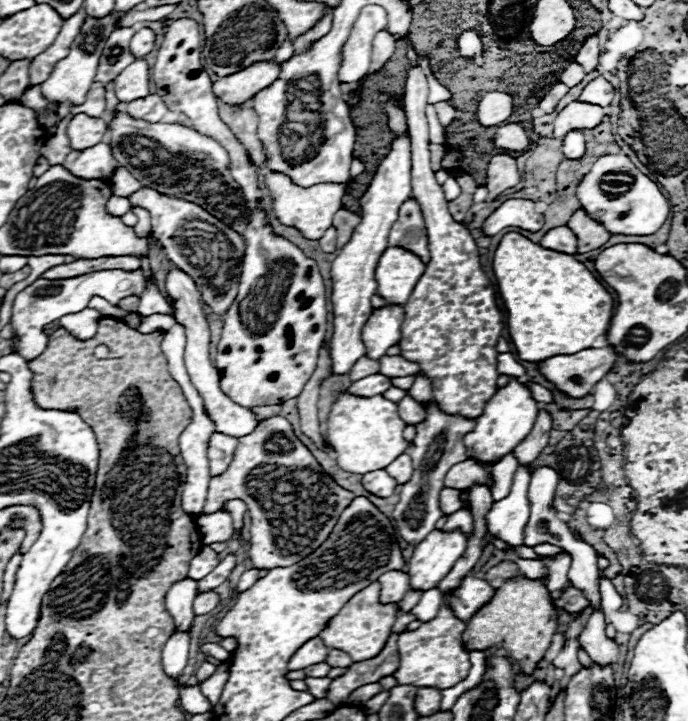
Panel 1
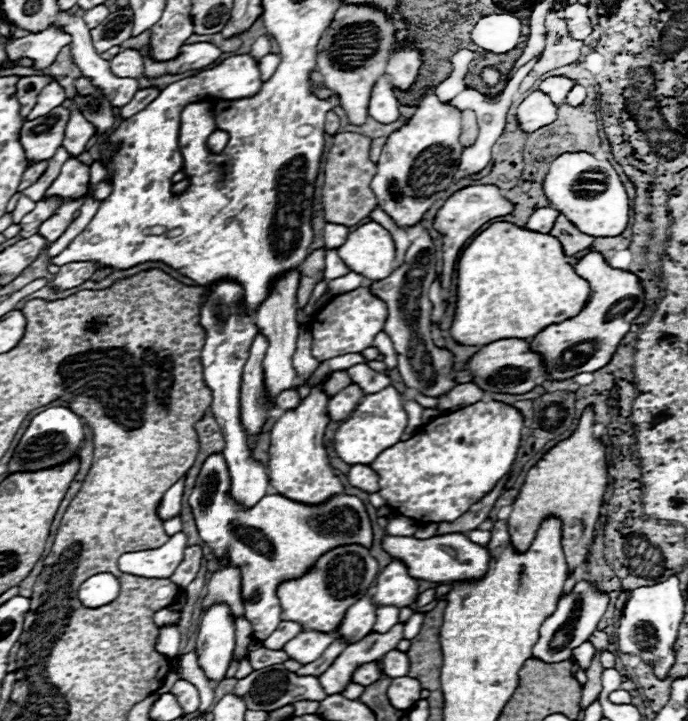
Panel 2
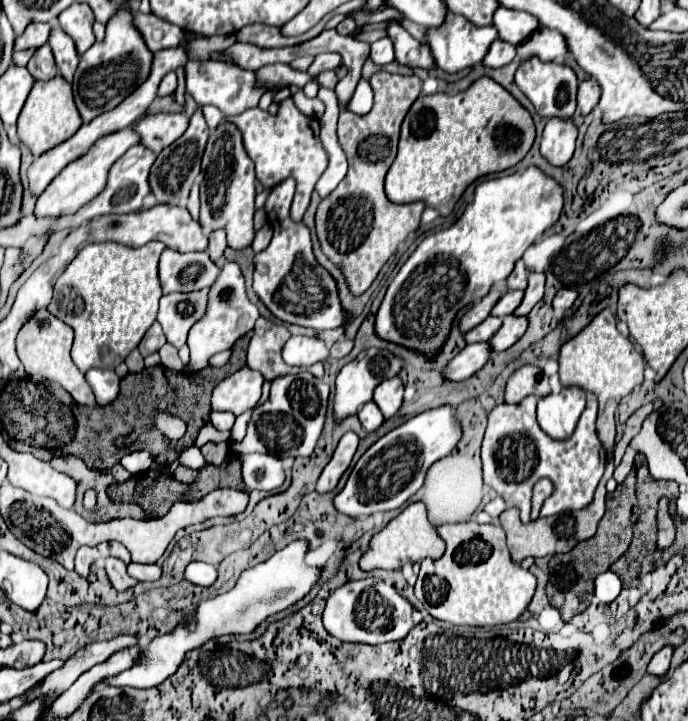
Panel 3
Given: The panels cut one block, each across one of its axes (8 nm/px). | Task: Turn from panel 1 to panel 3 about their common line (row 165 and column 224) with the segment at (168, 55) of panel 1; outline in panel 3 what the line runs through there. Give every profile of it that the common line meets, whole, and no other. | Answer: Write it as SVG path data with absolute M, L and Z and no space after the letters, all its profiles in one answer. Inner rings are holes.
M214 230L212 234L210 234L210 244L208 244L208 252L210 252L210 258L216 262L222 254L224 254L224 250L226 250L226 232L224 230Z

